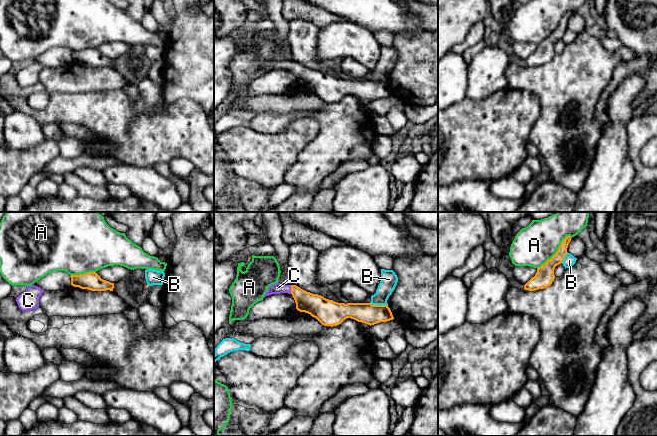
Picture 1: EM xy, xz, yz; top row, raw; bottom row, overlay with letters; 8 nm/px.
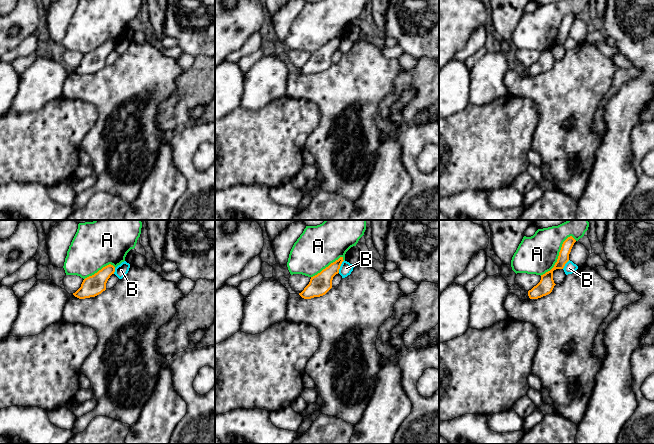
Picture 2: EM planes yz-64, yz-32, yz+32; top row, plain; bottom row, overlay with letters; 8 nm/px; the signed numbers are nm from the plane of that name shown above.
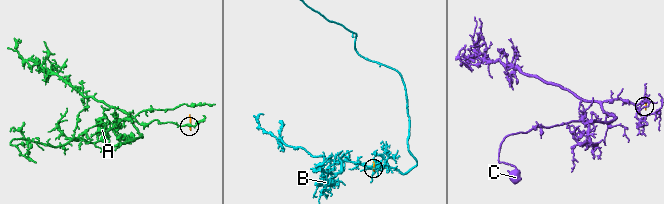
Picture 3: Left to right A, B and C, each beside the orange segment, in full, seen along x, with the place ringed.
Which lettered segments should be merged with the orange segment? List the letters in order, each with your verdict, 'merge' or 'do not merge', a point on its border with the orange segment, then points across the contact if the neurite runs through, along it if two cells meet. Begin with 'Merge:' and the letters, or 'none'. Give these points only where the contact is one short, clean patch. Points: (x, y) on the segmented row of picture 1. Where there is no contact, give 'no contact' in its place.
Merge: C
A: do not merge | yz (556, 252)
B: do not merge | xz (379, 305)
C: merge | xz (291, 289) | across xz (317, 306), (306, 302), (291, 289), (277, 288)

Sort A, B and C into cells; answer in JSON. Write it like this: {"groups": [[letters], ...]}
{"groups": [["A"], ["B"], ["C"]]}

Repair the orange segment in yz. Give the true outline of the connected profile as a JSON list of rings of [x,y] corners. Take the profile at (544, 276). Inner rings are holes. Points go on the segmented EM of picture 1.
[[[567,236],[561,243],[556,254],[548,260],[545,264],[537,269],[534,277],[532,277],[525,285],[524,289],[528,291],[535,291],[544,289],[552,284],[555,279],[554,269],[561,264],[565,255],[568,253],[567,248],[571,241],[570,236]]]

